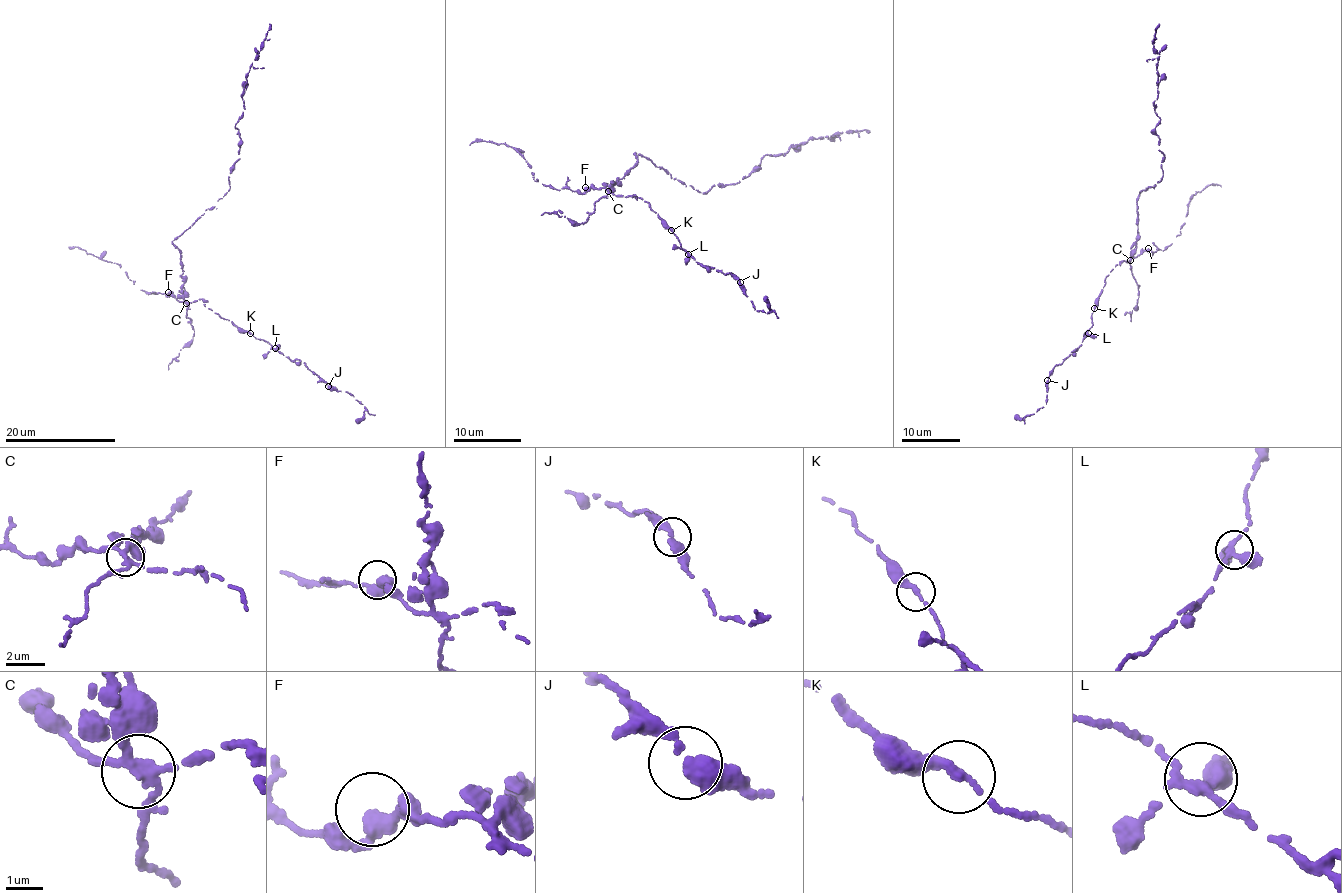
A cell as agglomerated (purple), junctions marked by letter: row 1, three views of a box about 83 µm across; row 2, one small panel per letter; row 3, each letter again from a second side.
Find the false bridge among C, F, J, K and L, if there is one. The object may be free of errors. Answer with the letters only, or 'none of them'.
C

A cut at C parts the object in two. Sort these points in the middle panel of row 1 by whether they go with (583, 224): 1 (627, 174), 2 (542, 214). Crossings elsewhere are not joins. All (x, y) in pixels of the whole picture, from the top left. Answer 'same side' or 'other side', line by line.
1: same side
2: same side

